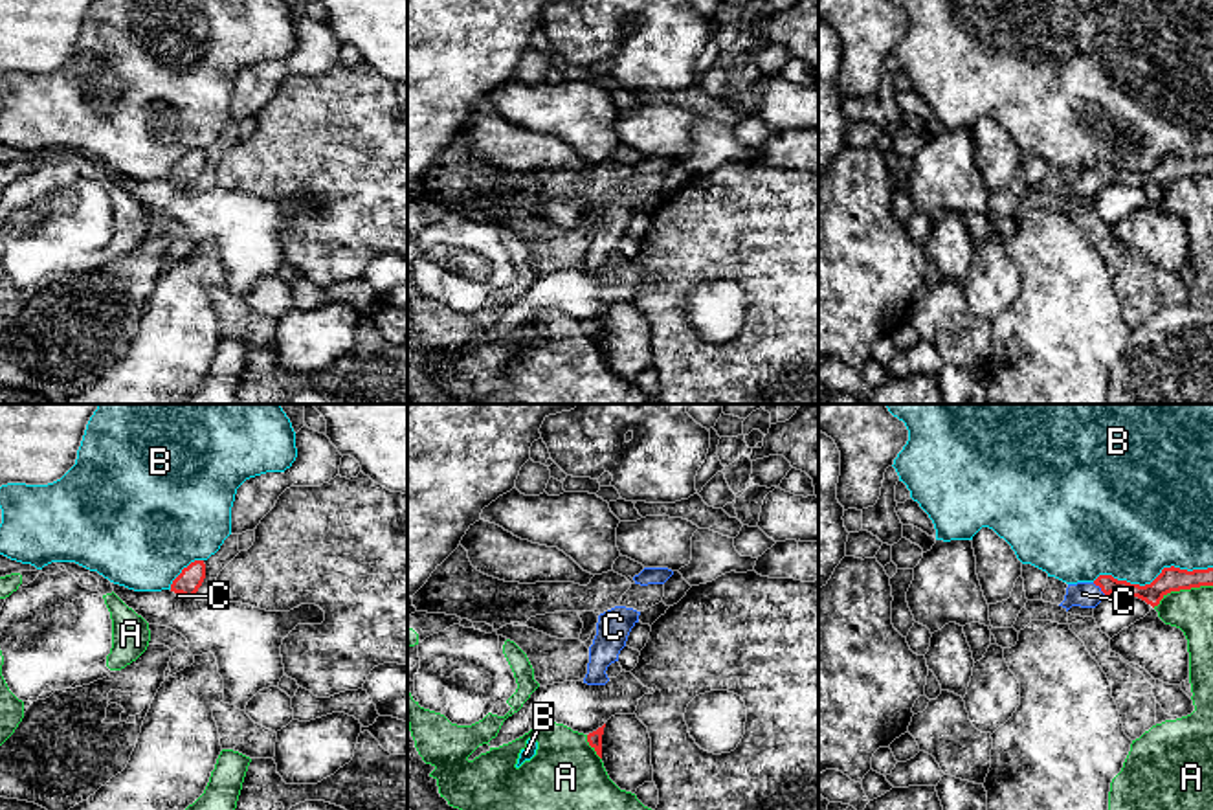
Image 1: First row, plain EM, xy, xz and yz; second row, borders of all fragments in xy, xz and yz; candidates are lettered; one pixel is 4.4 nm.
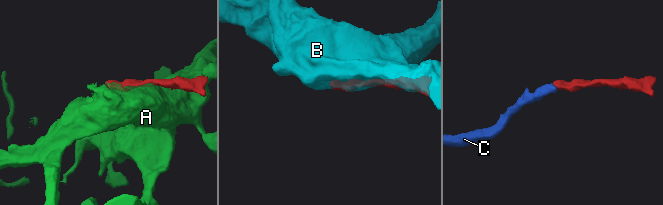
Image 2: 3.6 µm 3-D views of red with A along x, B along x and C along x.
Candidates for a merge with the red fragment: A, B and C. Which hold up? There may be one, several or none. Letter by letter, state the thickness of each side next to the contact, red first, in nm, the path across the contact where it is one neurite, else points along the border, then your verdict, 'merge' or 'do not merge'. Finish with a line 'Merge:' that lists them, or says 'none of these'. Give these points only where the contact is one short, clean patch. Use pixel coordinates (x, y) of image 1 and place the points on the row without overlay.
A: calibres 110 and 190 nm; do not merge
B: calibres 110 and 440 nm; do not merge
C: calibres 90 and 110 nm; way yz (1151, 182), (1125, 175), (1100, 175), (1092, 182), (1083, 182); merge
Merge: C

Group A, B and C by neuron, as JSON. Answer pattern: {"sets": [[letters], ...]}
{"sets": [["A"], ["B"], ["C"]]}

